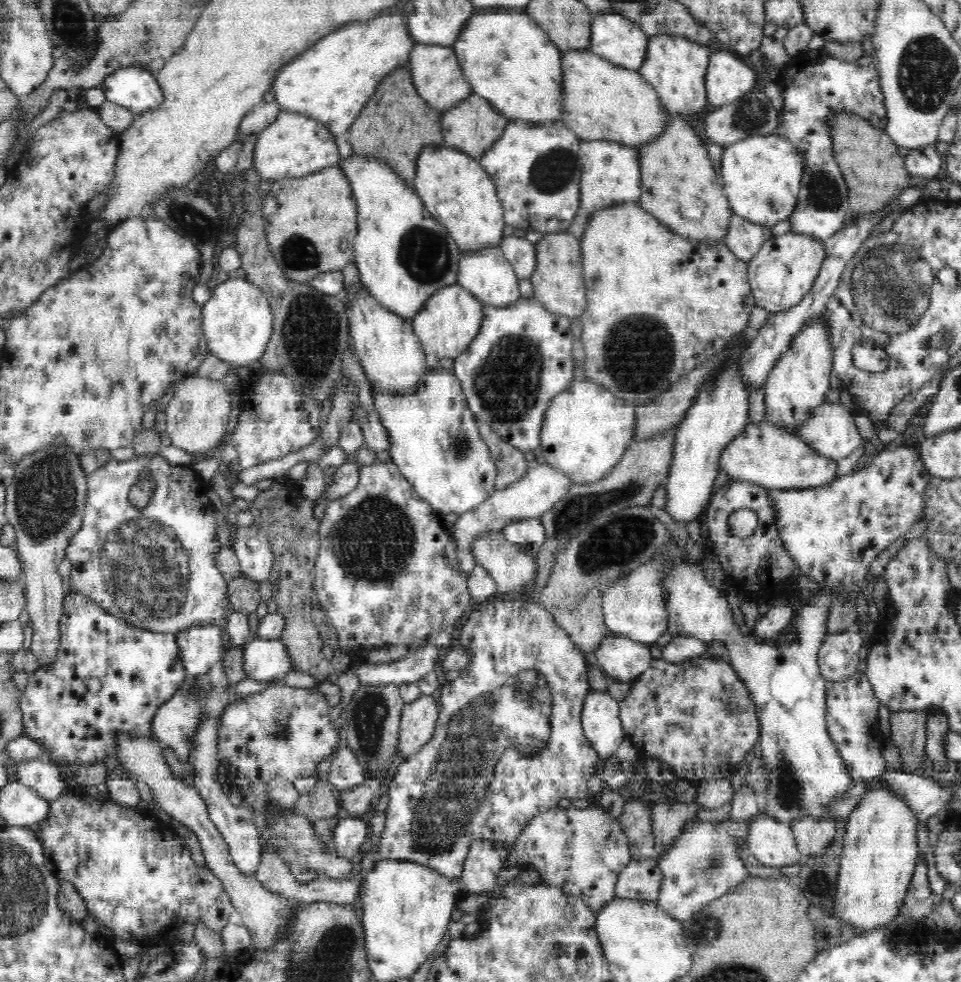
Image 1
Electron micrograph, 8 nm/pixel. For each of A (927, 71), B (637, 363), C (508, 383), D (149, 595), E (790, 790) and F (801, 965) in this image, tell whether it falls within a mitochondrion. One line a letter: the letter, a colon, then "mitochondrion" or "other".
A: mitochondrion
B: mitochondrion
C: mitochondrion
D: mitochondrion
E: mitochondrion
F: other

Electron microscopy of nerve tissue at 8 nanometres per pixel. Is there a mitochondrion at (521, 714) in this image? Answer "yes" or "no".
yes

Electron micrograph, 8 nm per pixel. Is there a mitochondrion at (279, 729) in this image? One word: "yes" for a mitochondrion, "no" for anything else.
yes

